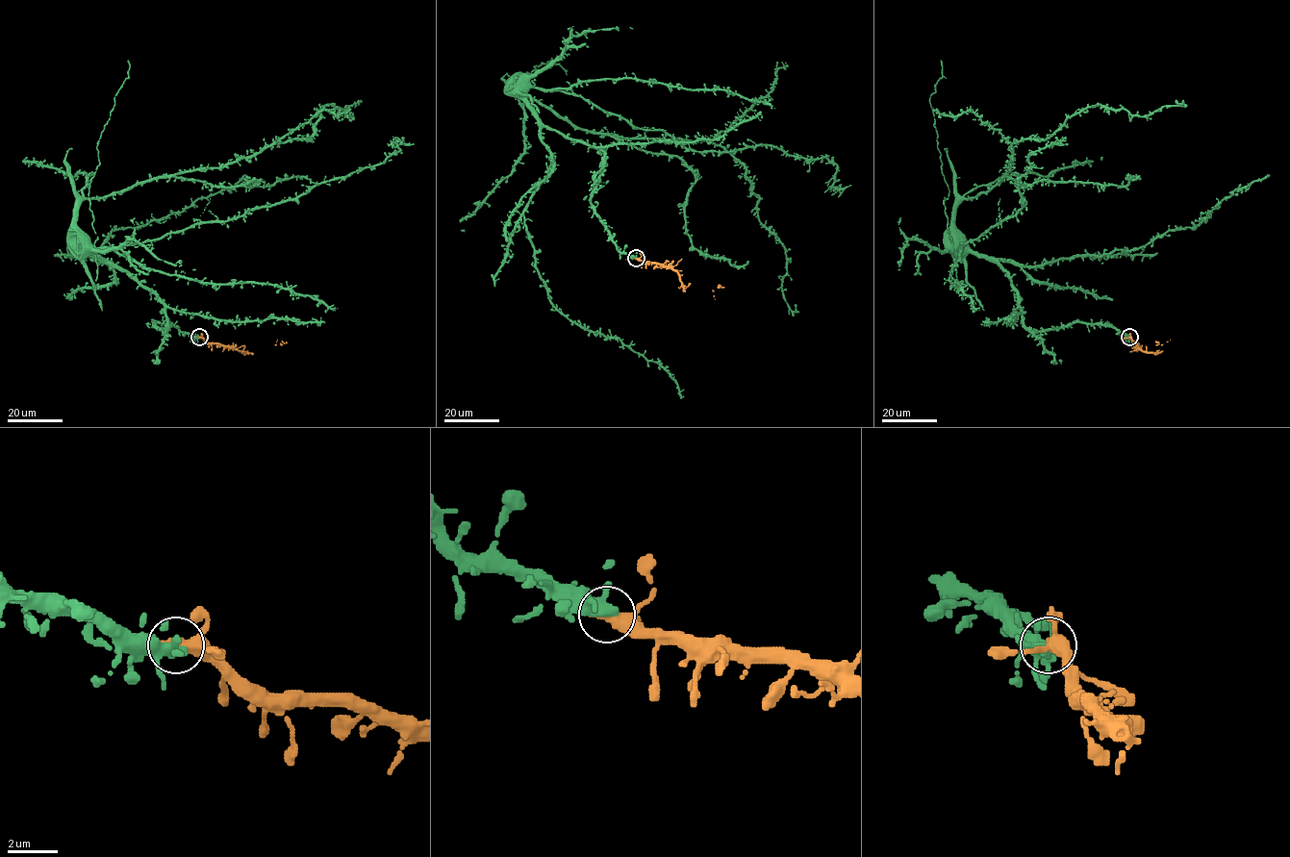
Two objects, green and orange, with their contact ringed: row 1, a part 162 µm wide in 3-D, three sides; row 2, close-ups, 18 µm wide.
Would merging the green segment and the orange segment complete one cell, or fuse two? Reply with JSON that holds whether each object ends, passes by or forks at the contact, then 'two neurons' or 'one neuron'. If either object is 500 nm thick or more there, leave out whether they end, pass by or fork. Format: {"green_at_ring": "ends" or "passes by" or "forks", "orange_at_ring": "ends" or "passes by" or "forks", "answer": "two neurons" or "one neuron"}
{"green_at_ring": "forks", "orange_at_ring": "passes by", "answer": "one neuron"}

